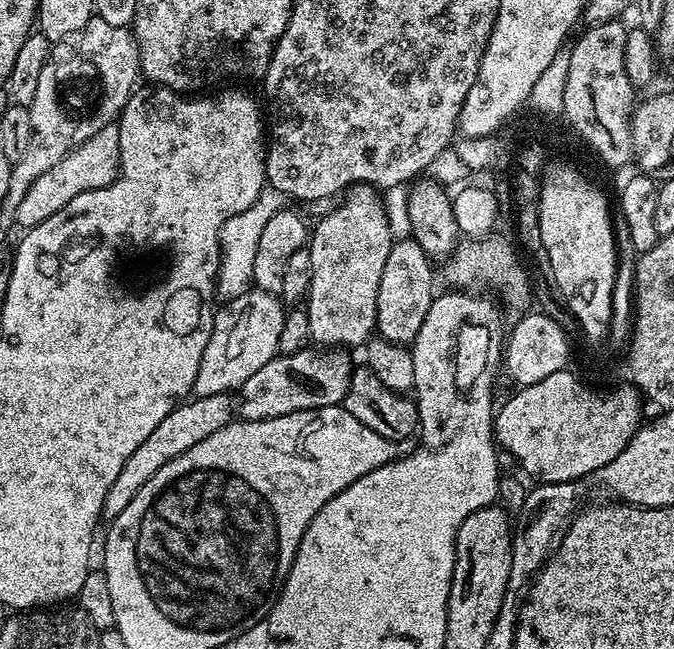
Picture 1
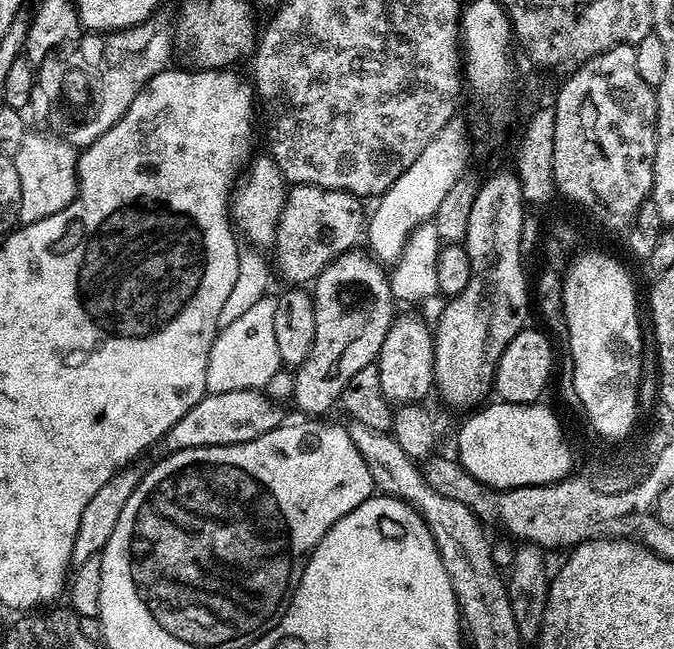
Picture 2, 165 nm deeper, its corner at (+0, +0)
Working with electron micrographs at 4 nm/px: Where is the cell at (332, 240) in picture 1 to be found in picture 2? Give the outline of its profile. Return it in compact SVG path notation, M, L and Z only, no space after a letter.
M364 250L344 252L330 261L316 277L311 294L316 323L314 346L310 346L306 362L295 369L296 385L291 403L296 404L305 417L324 418L332 407L340 404L346 382L350 382L358 370L379 360L382 342L386 342L386 334L398 309L392 297L389 275Z

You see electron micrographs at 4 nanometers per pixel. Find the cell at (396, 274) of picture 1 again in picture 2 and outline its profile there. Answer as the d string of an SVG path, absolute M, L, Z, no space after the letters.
M420 314L415 316L397 315L386 334L386 342L382 342L380 358L376 361L376 369L382 378L382 394L386 394L389 404L414 404L423 401L424 395L434 388L434 339L433 329Z

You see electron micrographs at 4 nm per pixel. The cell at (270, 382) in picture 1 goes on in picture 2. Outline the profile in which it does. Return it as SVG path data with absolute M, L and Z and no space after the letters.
M230 390L208 392L193 408L186 410L174 426L164 435L162 448L165 453L181 452L187 448L209 448L210 446L234 446L262 438L270 430L279 428L281 405L260 390Z

